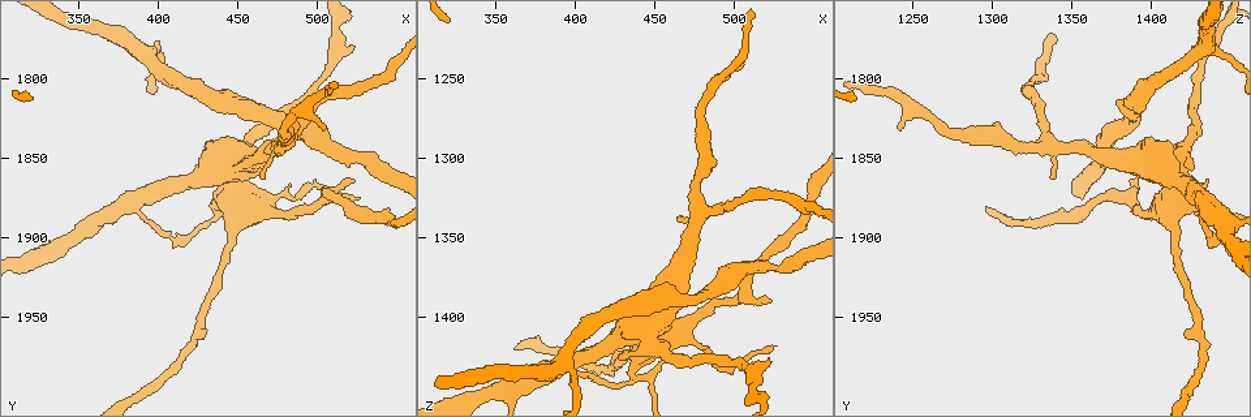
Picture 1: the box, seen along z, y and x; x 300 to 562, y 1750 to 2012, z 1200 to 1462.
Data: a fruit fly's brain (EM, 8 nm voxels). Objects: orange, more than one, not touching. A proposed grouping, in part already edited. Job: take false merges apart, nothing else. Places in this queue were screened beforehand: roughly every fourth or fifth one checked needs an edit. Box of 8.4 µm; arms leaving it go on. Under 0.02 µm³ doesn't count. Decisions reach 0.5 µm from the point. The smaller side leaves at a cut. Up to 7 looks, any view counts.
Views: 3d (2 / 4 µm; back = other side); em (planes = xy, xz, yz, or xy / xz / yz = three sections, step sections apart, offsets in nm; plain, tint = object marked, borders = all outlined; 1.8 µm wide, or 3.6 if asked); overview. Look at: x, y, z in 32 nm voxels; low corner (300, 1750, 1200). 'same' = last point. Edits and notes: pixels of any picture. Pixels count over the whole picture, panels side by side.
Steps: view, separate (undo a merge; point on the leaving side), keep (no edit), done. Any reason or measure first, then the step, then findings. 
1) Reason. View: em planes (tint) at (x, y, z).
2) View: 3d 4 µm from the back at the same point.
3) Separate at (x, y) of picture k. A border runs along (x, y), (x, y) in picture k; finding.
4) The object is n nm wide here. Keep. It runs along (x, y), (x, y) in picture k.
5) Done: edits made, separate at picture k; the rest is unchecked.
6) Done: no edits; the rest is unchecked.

Arms part here. View: em planes (plain) at (392, 1782, 1428).

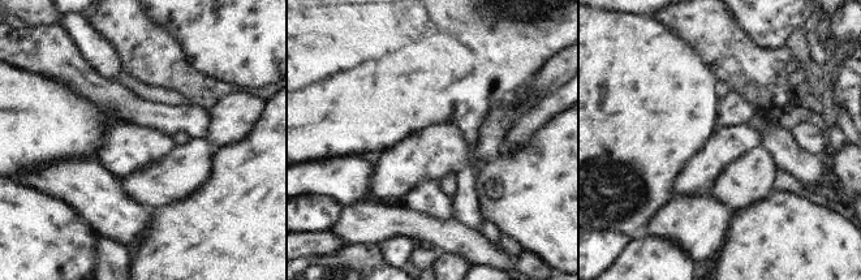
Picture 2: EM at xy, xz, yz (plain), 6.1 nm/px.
View: em planes (tint) at the same point.

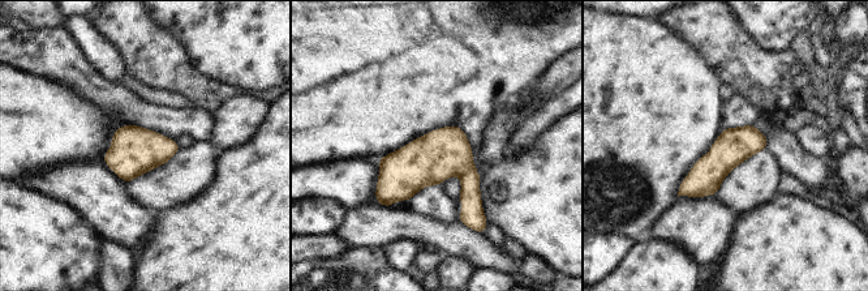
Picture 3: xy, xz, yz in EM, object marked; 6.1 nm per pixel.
Keep. It runs along (763, 140), (737, 144), (682, 192) in picture 3; all the same neuron.

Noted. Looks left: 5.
View: 3d 2 µm at (358, 1890, 1444).

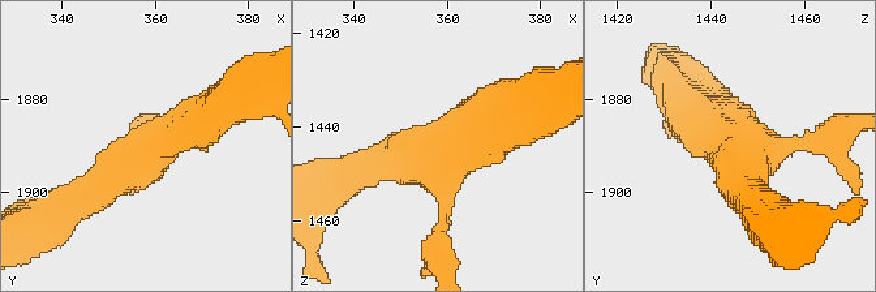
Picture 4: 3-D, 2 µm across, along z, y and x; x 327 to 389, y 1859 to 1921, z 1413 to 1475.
Shape alone is not enough. View: em planes (tint) at (359, 1890, 1446).

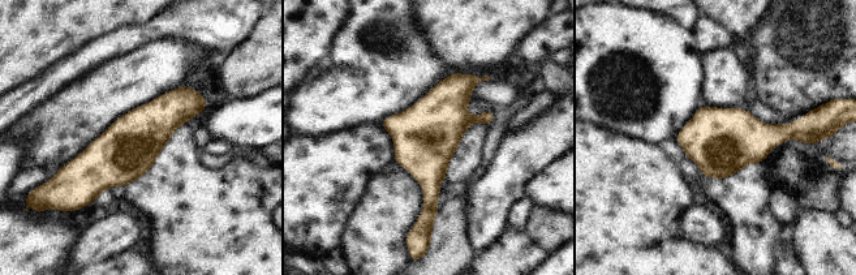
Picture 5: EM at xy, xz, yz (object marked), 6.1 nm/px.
Keep. It runs along (202, 102), (71, 176) in picture 5; one neuron here.

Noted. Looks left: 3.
Sudden change in width. View: em planes (borders) at (482, 1884, 1396).

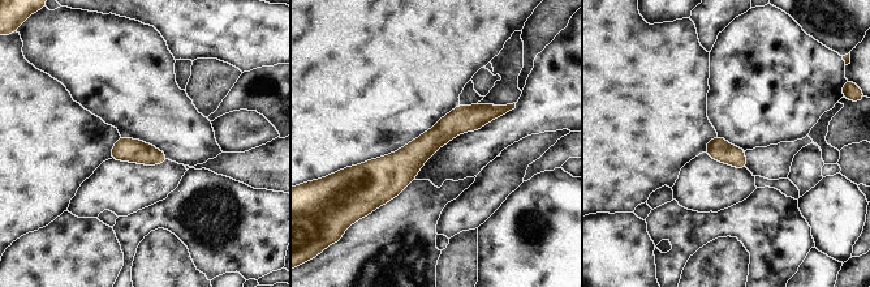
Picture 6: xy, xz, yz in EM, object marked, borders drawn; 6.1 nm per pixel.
Keep. All the same neuron.

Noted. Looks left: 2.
Done: no edits; the rest is unchecked.

